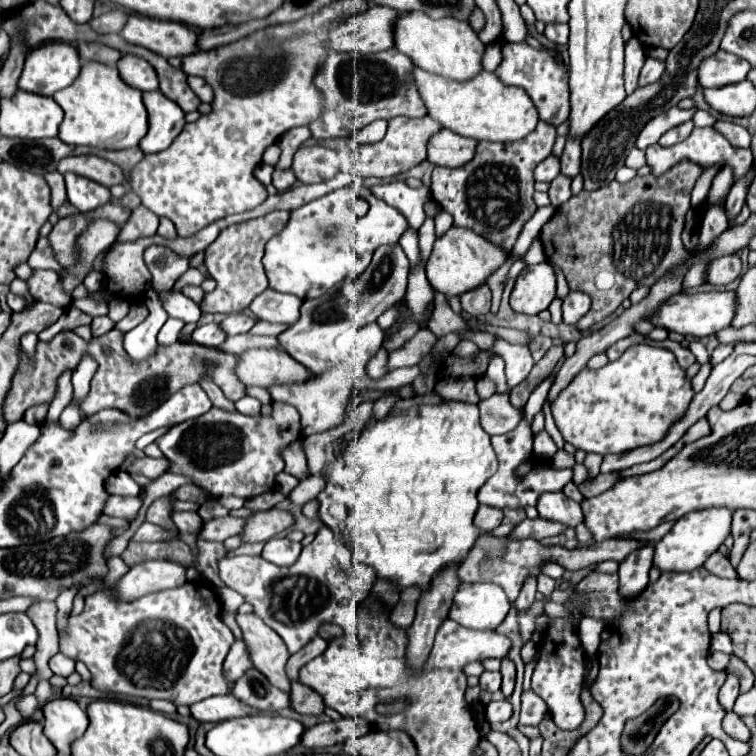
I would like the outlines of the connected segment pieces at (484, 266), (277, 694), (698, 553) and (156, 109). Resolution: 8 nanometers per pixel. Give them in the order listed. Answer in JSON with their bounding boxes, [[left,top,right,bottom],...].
[[425,226,509,296],[233,668,289,712],[655,508,733,572],[139,90,185,154]]

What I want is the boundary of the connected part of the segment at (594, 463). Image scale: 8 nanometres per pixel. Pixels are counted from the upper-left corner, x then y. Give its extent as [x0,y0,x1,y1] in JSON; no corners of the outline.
[585,454,601,480]

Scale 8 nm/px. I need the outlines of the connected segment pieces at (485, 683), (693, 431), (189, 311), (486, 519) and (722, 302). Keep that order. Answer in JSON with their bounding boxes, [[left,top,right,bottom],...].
[[479,672,501,692],[676,417,710,444],[161,292,201,324],[475,506,503,532],[649,292,735,338]]

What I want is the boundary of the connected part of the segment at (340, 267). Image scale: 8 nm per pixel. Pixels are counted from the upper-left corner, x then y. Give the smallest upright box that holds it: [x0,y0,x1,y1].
[263,188,409,300]

